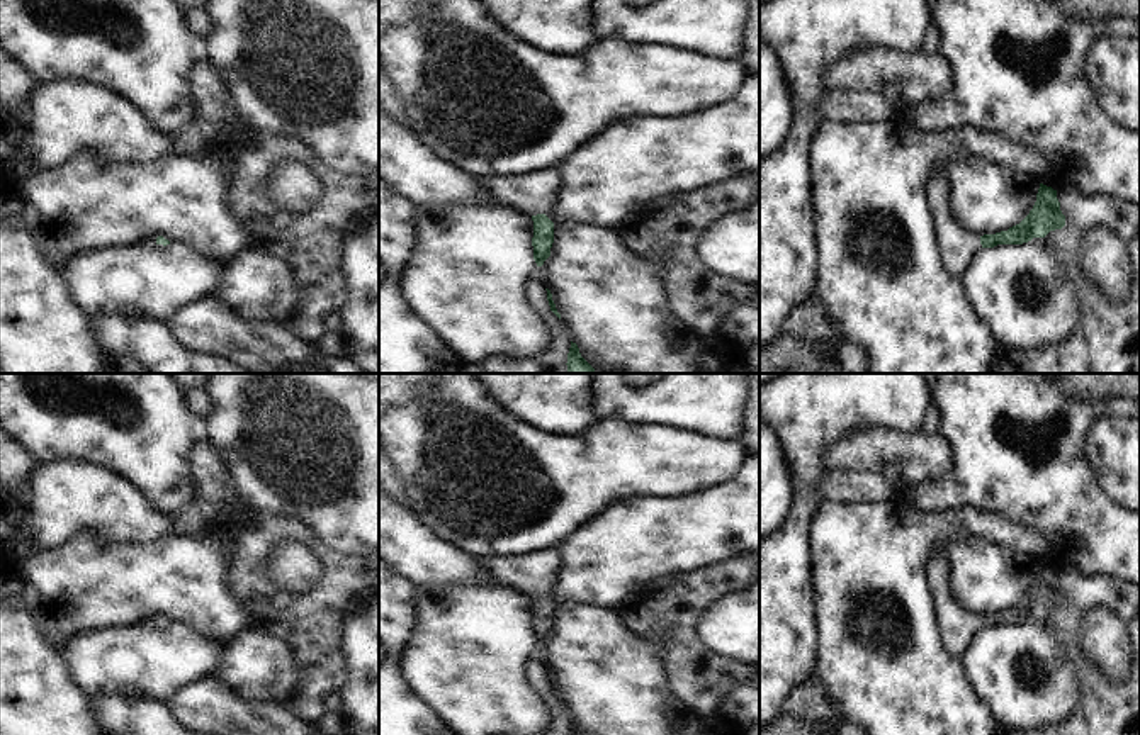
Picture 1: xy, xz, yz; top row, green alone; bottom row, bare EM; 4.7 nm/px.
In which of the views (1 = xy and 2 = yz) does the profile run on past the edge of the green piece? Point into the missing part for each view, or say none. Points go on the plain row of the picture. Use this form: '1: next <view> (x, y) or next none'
1: next xy (150, 623)
2: next yz (957, 627)

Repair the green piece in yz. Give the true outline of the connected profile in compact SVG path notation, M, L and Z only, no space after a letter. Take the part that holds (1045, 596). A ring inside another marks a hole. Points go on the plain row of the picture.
M934 543L928 562L928 586L938 614L941 643L951 657L962 660L963 652L982 628L997 625L1023 625L1033 618L1045 618L1050 611L1065 606L1057 570L1040 564L1036 582L1030 594L1007 611L996 614L975 614L963 609L948 586L950 565L946 552Z

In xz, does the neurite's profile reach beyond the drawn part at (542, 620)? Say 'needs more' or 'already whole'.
needs more

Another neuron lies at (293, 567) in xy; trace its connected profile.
M282 543L270 558L274 584L287 592L314 591L319 579L316 557L299 543Z

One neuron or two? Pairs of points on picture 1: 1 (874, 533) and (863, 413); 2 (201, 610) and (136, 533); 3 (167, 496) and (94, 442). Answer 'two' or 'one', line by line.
1: two
2: two
3: one

